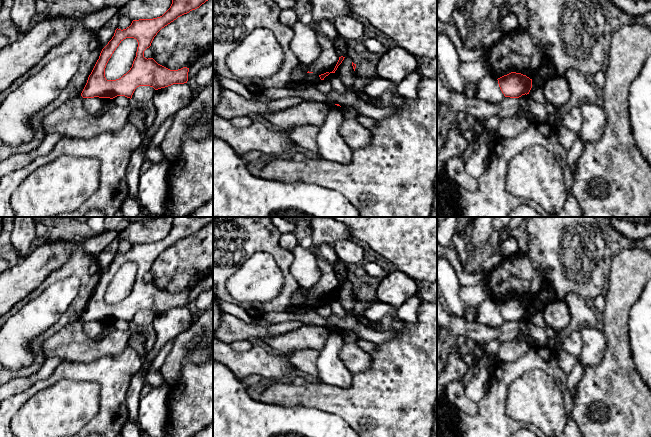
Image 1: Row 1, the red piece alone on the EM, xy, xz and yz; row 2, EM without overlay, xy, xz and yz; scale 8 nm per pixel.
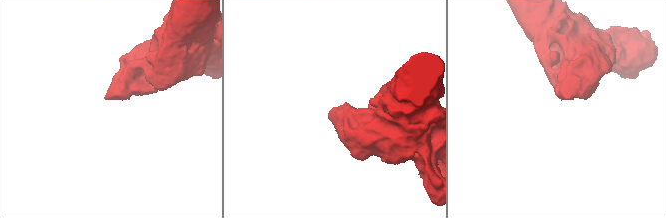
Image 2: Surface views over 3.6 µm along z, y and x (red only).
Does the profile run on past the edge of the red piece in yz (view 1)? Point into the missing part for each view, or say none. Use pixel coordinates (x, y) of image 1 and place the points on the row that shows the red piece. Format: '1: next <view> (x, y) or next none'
1: next none

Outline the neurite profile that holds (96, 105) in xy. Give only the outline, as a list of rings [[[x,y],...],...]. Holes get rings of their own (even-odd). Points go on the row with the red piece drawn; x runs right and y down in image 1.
[[[94,97],[83,99],[84,109],[87,111],[87,113],[93,116],[99,113],[103,113],[110,105],[111,105],[110,98]]]

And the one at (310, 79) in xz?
[[[311,0],[312,23],[321,51],[320,55],[307,66],[308,73],[292,86],[295,90],[302,91],[314,86],[320,81],[320,75],[332,72],[339,60],[332,41],[317,32],[317,23],[324,19],[333,20],[339,16],[352,15],[350,6],[345,0]]]

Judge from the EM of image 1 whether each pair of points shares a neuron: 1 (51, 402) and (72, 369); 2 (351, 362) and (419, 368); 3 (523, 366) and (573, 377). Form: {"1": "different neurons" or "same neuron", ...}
{"1": "different neurons", "2": "different neurons", "3": "different neurons"}

